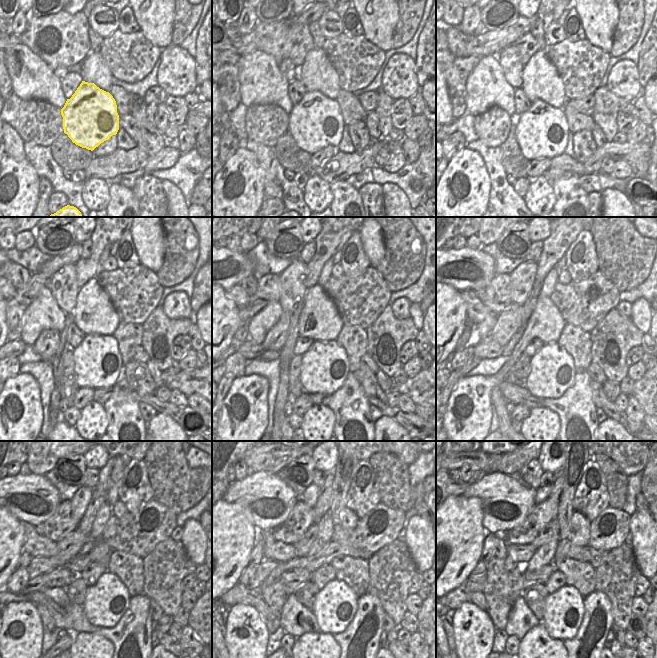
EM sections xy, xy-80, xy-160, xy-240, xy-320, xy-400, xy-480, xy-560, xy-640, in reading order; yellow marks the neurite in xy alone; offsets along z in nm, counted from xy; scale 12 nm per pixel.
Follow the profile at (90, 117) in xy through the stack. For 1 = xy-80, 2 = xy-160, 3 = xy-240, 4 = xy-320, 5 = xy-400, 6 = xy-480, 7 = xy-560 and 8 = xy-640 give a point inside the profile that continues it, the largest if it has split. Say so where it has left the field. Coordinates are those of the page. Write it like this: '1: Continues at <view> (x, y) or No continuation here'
1: Continues at xy-80 (316, 122)
2: Continues at xy-160 (542, 132)
3: Continues at xy-240 (98, 361)
4: Continues at xy-320 (325, 366)
5: Continues at xy-400 (553, 372)
6: Continues at xy-480 (106, 602)
7: Continues at xy-560 (335, 605)
8: Continues at xy-640 (564, 609).

